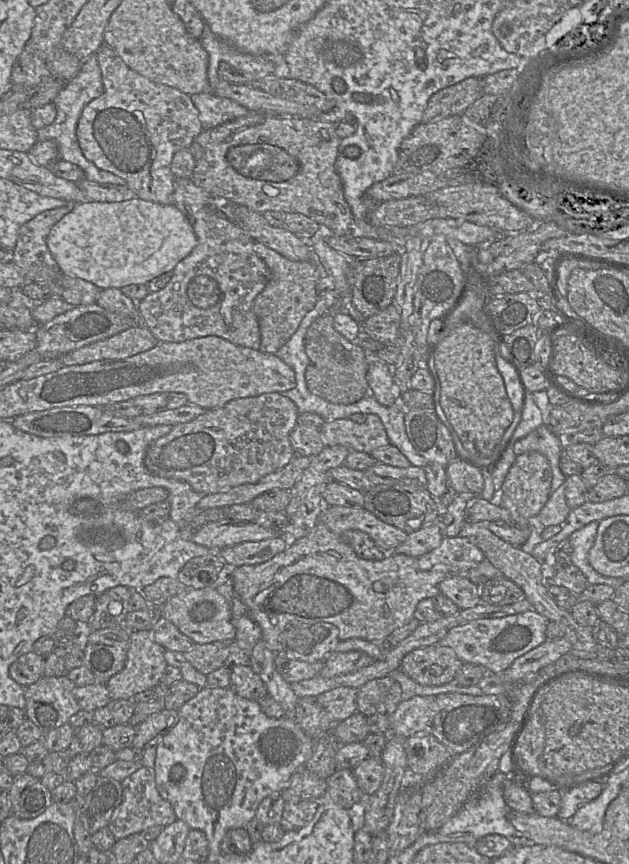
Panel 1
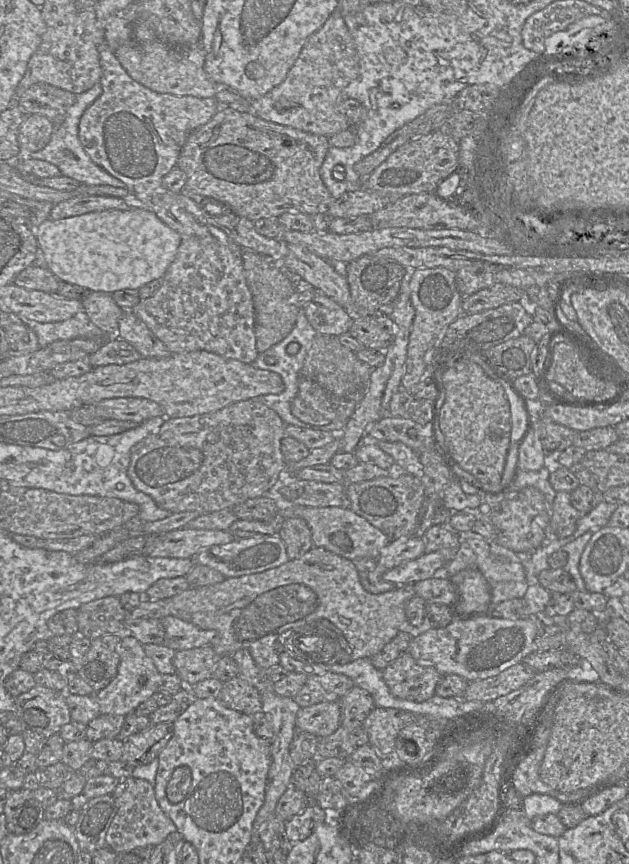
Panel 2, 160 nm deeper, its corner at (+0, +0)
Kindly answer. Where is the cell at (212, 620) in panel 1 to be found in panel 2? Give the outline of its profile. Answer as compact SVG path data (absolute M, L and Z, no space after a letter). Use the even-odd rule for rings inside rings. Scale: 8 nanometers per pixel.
M174 616L164 617L161 622L165 629L164 645L175 652L211 646L215 637L214 630L204 630Z

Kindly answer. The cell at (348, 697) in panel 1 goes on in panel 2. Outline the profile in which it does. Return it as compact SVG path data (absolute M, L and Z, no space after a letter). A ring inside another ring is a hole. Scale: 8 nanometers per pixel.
M339 701L320 702L300 708L296 726L302 730L323 738L334 733L342 723Z

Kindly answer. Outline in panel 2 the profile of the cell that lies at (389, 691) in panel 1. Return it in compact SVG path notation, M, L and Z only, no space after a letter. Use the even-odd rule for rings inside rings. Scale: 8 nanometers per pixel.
M356 685L340 700L342 723L348 731L352 732L363 724L369 713L375 708L372 696Z

